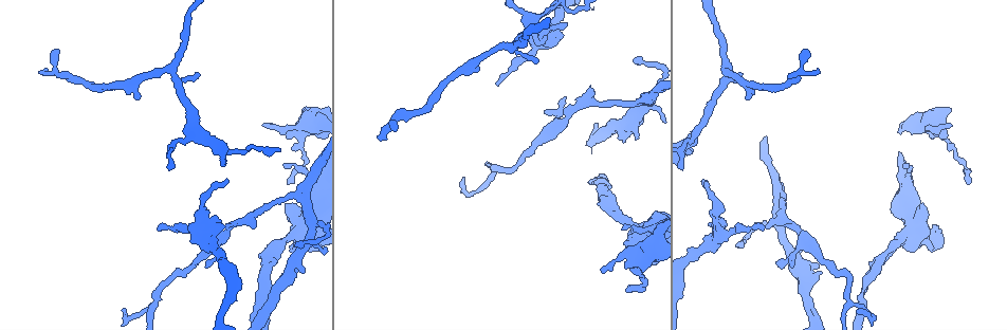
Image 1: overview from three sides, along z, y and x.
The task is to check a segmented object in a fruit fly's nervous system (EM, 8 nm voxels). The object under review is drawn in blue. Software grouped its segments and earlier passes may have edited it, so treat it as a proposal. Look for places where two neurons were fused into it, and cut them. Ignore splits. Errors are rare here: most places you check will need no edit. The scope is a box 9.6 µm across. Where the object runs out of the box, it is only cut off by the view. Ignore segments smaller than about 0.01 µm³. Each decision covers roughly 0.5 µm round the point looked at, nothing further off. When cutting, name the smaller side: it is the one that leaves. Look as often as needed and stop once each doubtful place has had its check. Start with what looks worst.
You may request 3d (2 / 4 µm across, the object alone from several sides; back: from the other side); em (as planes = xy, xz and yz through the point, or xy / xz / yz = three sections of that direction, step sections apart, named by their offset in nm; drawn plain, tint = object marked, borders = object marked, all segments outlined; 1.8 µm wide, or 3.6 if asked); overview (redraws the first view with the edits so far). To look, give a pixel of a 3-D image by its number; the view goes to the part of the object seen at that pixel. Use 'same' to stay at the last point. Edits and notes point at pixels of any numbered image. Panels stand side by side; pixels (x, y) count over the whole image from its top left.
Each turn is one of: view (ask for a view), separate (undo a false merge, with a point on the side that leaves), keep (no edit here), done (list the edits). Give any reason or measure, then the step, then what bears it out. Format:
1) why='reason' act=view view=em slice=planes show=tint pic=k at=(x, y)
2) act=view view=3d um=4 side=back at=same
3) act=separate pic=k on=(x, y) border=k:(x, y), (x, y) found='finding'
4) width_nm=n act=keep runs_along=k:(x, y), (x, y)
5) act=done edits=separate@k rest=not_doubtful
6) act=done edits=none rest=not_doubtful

why='thick turns thin' act=view view=em um=3.6 slice=yz step=8 show=borders pic=1 at=(915, 230)

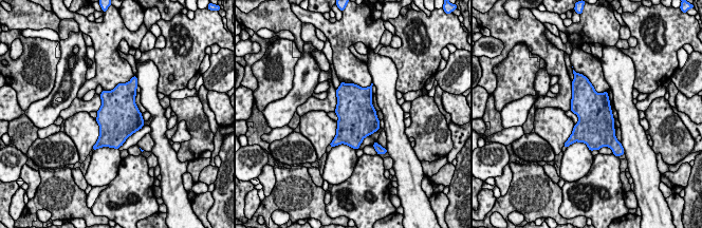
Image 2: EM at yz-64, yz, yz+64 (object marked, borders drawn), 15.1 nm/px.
width_nm=550 act=keep found='one neuron here'

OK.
why='thick turns thin' act=view view=em um=3.6 slice=xz step=8 show=tint pic=1 at=(716, 235)

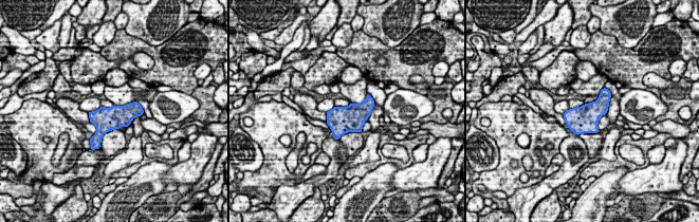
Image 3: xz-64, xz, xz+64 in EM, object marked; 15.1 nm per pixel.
act=keep found='one neuron here'

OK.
act=view view=em um=3.6 slice=xz step=4 show=tint pic=1 at=(301, 131)

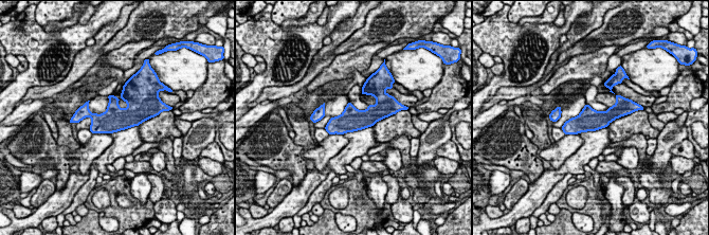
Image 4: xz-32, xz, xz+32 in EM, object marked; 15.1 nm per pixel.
act=keep runs_along=4:(620, 112), (565, 129) found='all the same neuron'

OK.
act=done edits=none rest=not_doubtful

